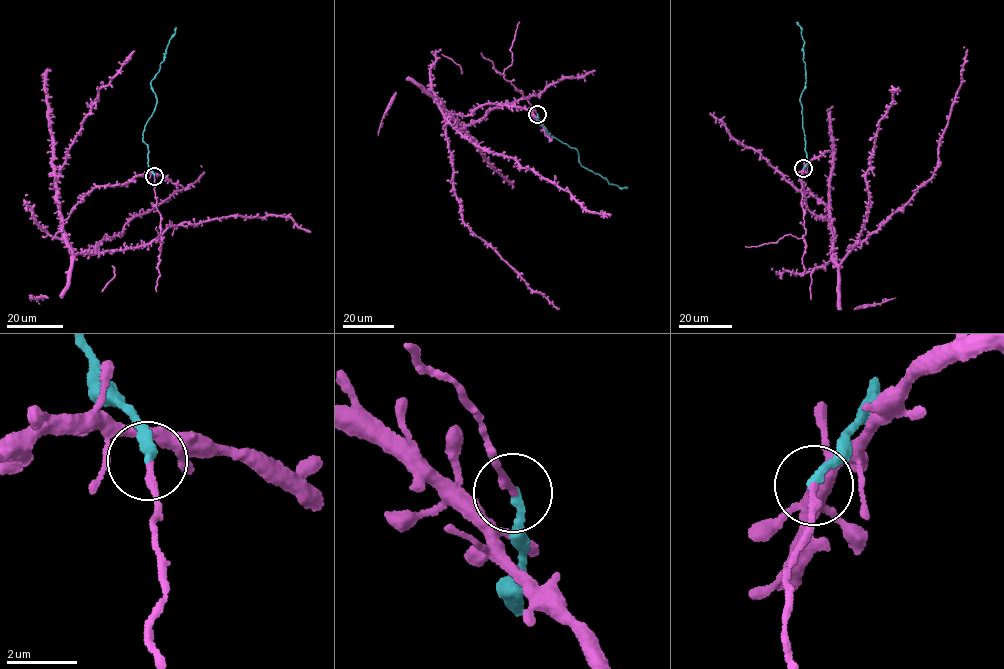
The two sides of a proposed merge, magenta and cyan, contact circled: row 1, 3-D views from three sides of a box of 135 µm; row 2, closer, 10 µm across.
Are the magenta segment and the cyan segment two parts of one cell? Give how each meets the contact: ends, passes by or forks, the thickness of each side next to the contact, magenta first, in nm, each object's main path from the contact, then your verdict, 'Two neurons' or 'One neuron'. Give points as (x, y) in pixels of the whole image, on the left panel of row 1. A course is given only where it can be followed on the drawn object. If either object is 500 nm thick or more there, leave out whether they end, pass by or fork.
At the ring magenta ends. At the ring cyan ends. Thickness 220 nm (magenta) against 220 nm. Course of magenta: (154, 176), (84, 194), (63, 221), (74, 256), (96, 250), (128, 220), (198, 179), (200, 165). Course of cyan: (154, 176), (148, 164), (148, 146), (143, 139), (143, 132), (157, 102), (150, 81), (164, 59), (176, 27). One neuron

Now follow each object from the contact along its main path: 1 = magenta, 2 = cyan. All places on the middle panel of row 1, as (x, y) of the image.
1: (537, 114), (490, 103), (461, 115), (436, 101), (465, 224), (558, 308)
2: (537, 114), (537, 123), (551, 136), (576, 149), (582, 166), (610, 184), (627, 187)

